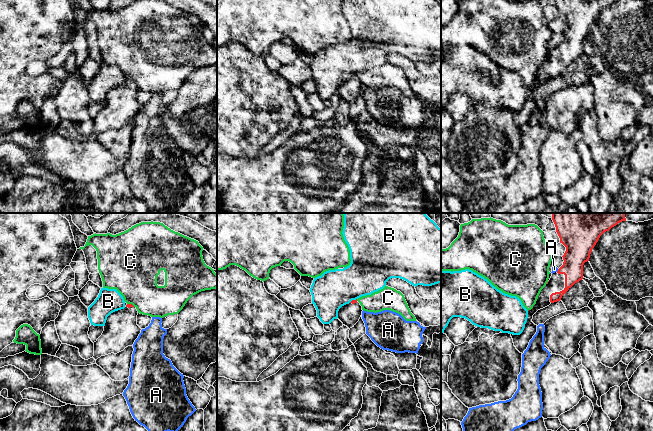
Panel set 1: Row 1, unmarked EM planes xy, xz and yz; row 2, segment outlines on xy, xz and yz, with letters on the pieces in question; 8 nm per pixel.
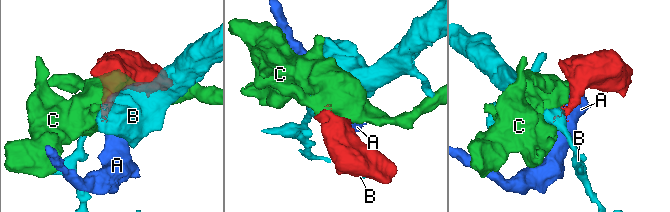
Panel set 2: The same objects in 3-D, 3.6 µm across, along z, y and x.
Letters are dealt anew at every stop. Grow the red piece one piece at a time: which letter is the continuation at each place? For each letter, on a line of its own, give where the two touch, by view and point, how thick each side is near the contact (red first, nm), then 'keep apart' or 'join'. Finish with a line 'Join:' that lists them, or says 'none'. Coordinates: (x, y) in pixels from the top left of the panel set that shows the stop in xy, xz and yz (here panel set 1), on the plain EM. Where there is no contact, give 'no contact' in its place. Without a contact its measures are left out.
A: contact yz (558, 46); calibres 200 and 50 nm; keep apart
B: contact xz (352, 76); calibres 30 and 320 nm; keep apart
C: contact xy (131, 80); calibres 30 and 380 nm; keep apart
Join: none

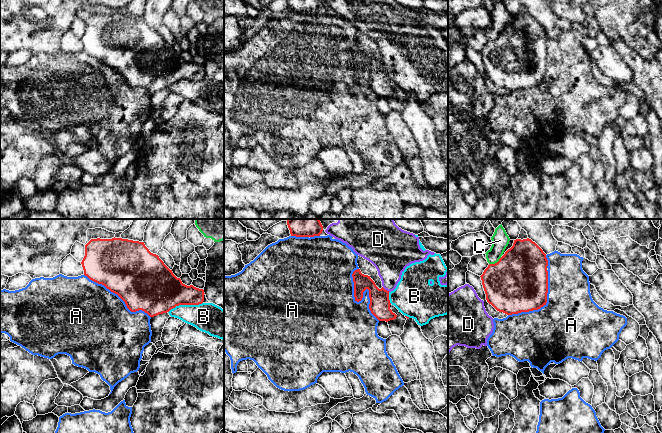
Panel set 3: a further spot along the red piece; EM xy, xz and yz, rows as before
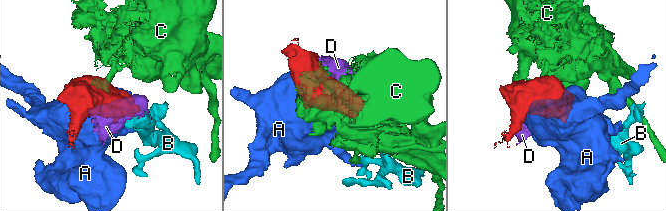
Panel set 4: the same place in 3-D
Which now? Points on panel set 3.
A: contact xz (362, 72); calibres 160 and 380 nm; keep apart
B: contact xy (185, 80); calibres 360 and 240 nm; keep apart
C: contact yz (495, 39); calibres 480 and 140 nm; keep apart
D: contact xz (386, 66); calibres 160 and 260 nm; keep apart
Join: none

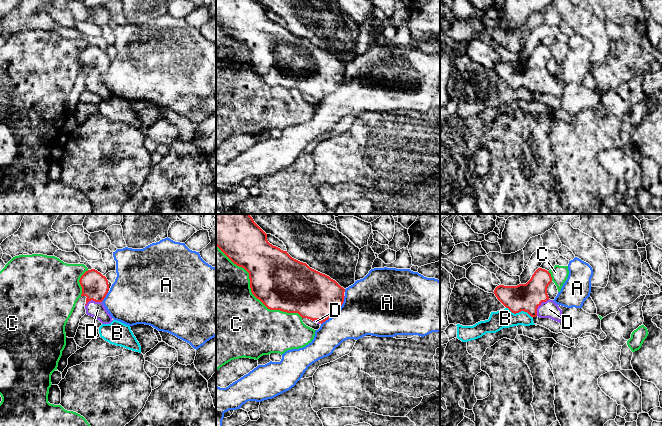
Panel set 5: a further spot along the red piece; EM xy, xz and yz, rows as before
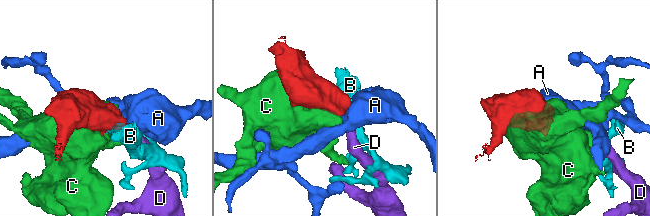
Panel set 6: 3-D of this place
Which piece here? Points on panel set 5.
A: contact xz (336, 87); calibres 380 and 400 nm; keep apart
B: contact yz (519, 87); calibres 220 and 150 nm; keep apart
C: contact xz (251, 67); calibres 440 and 500 nm; keep apart
D: contact yz (540, 80); calibres 220 and 140 nm; join
Join: D

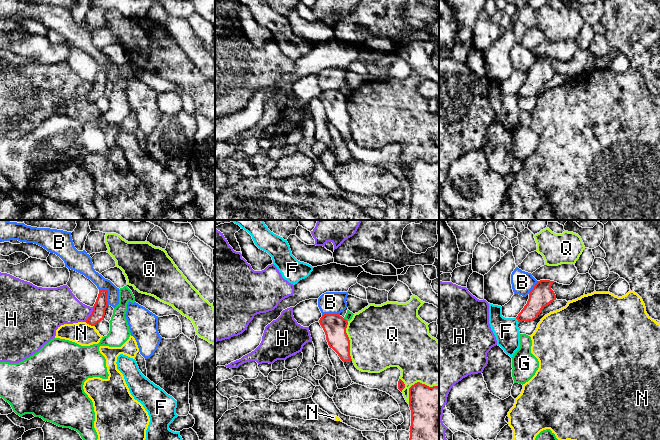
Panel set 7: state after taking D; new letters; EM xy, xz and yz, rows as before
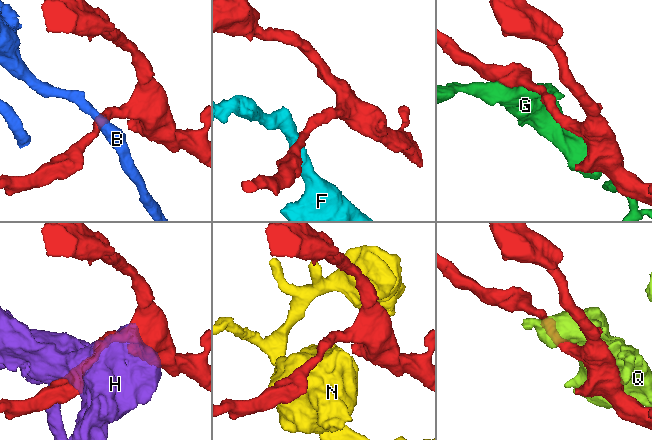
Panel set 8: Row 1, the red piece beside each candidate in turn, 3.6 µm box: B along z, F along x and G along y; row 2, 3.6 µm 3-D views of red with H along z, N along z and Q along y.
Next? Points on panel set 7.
B: contact xy (107, 70); calibres 110 and 100 nm; keep apart
F: contact yz (517, 95); calibres 170 and 200 nm; keep apart
G: contact xz (346, 96); calibres 190 and 60 nm; keep apart
H: contact xy (91, 90); calibres 110 and 280 nm; keep apart
N: contact xy (90, 100); calibres 110 and 180 nm; keep apart
Q: contact xz (417, 158); calibres 360 and 380 nm; keep apart
Join: none

